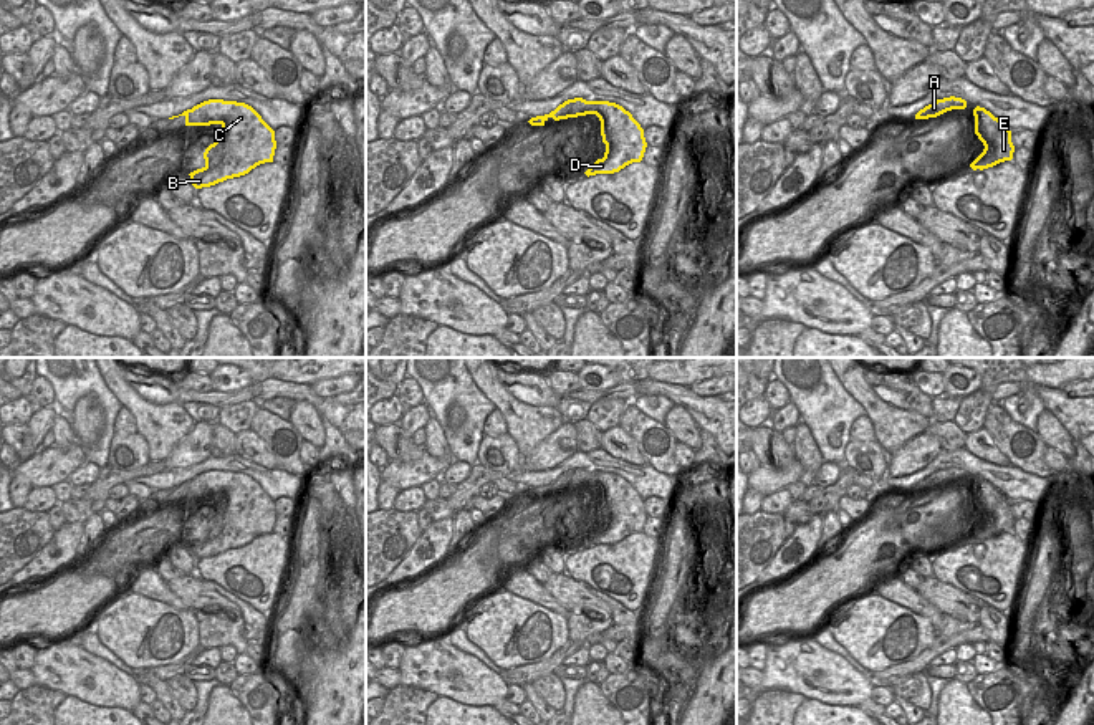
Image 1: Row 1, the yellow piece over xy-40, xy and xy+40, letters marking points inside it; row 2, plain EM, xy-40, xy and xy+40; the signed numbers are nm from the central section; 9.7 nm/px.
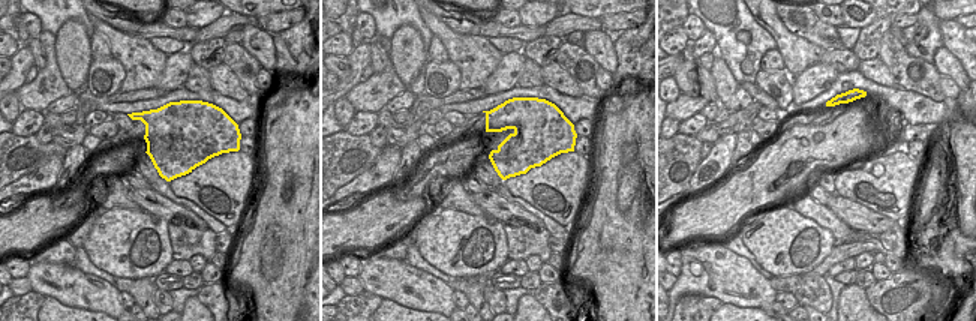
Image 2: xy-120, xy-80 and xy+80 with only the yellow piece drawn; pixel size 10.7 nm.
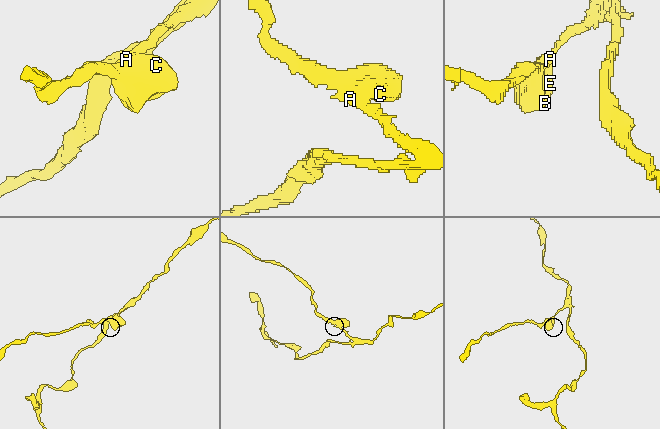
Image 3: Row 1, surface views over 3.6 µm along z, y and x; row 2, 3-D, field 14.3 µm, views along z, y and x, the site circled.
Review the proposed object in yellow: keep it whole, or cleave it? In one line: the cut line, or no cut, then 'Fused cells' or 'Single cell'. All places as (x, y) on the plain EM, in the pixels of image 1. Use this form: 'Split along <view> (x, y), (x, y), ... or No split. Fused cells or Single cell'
Split along xy (576, 469), (568, 487). Fused cells

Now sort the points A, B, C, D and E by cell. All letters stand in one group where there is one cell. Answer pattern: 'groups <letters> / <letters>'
groups A / B C D E

